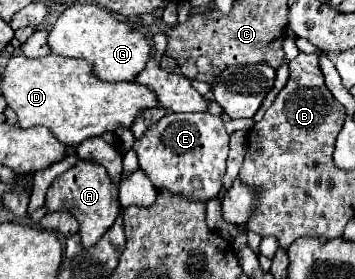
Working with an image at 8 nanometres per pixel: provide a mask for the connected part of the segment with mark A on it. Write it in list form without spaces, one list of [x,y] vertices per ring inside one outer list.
[[[77,161],[77,165],[73,169],[59,175],[47,191],[45,207],[49,211],[71,211],[73,217],[77,217],[77,221],[81,225],[79,227],[81,243],[85,249],[95,245],[105,235],[105,231],[115,223],[115,219],[121,211],[117,189],[111,183],[107,171],[101,165],[95,165],[91,161]]]

